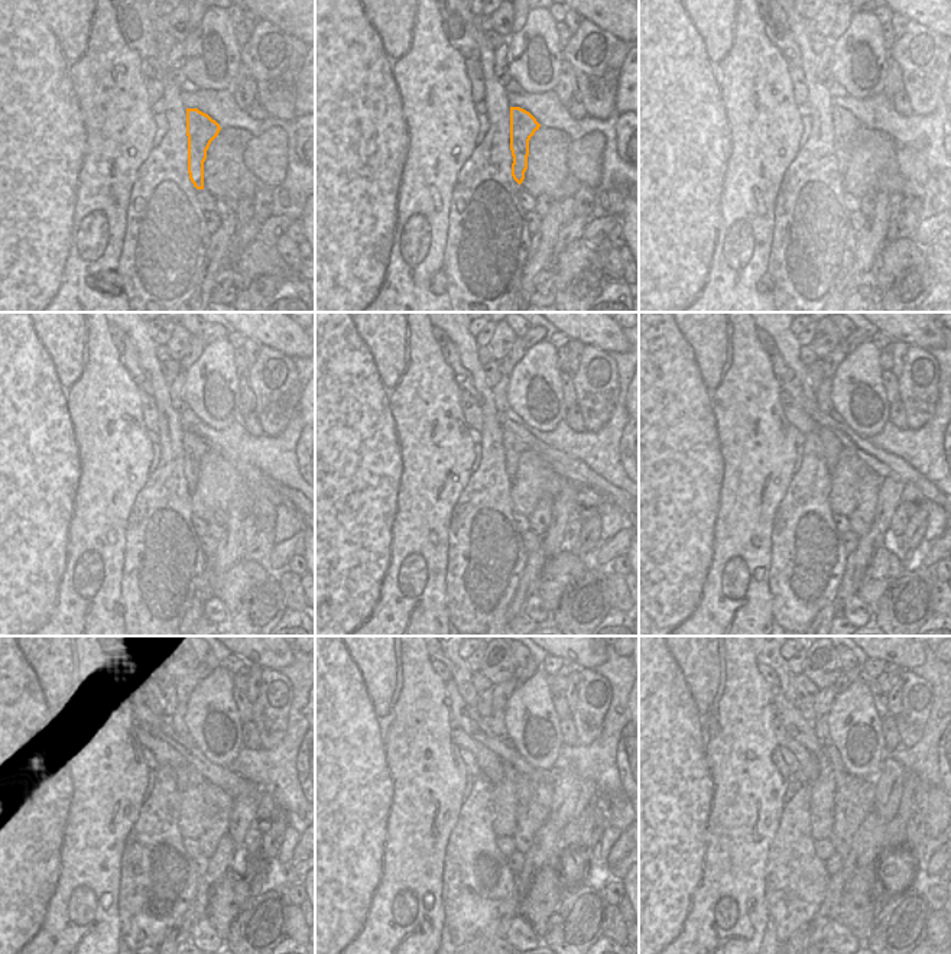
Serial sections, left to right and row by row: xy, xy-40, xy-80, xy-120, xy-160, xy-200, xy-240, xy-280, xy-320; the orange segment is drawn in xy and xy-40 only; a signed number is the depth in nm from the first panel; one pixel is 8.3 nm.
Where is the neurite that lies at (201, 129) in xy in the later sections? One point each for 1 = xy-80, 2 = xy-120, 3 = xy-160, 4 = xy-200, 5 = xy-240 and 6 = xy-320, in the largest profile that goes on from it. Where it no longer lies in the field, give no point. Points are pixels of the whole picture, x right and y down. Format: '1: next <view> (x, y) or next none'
1: next xy-80 (846, 125)
2: next xy-120 (194, 447)
3: next xy-160 (513, 447)
4: next xy-200 (833, 448)
5: next xy-240 (181, 775)
6: next xy-320 (802, 776)

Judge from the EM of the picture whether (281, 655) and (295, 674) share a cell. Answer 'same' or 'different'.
different

